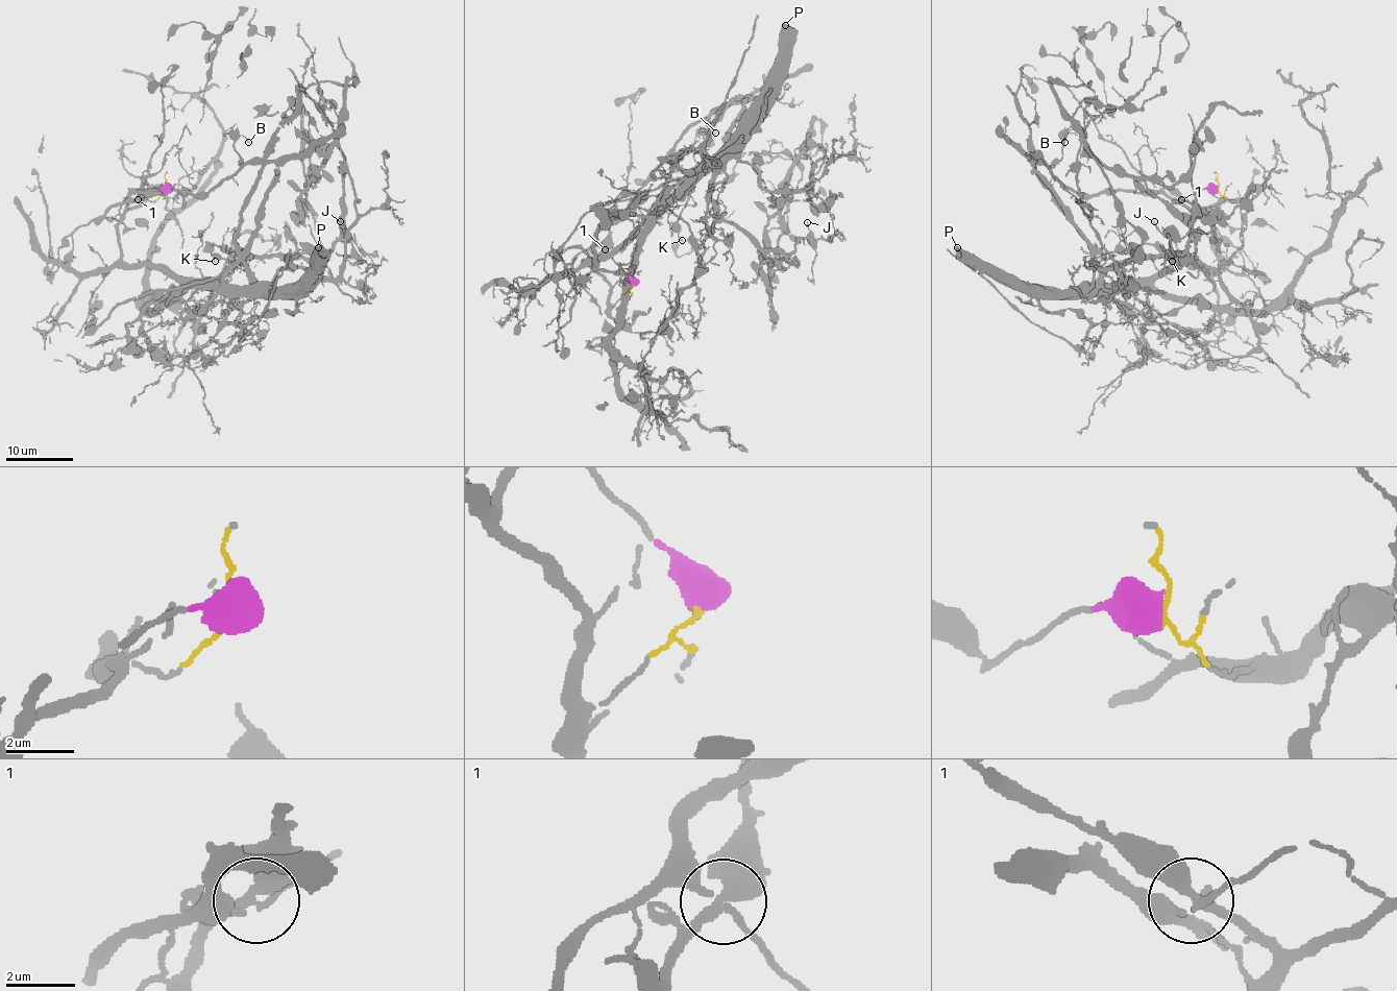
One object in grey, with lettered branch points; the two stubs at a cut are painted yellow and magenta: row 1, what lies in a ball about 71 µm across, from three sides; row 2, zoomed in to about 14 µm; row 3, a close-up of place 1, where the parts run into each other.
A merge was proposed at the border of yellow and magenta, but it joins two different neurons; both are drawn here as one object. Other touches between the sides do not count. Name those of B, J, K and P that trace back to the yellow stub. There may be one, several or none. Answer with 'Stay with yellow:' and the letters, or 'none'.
Stay with yellow: J, P

